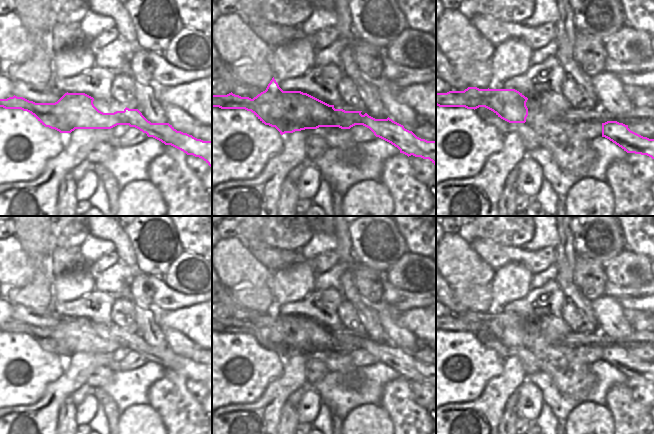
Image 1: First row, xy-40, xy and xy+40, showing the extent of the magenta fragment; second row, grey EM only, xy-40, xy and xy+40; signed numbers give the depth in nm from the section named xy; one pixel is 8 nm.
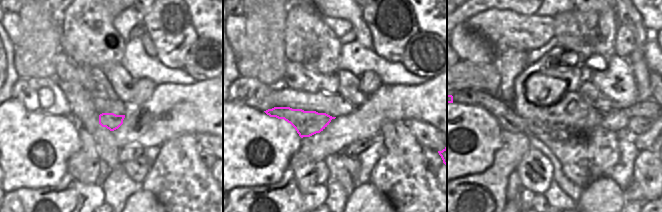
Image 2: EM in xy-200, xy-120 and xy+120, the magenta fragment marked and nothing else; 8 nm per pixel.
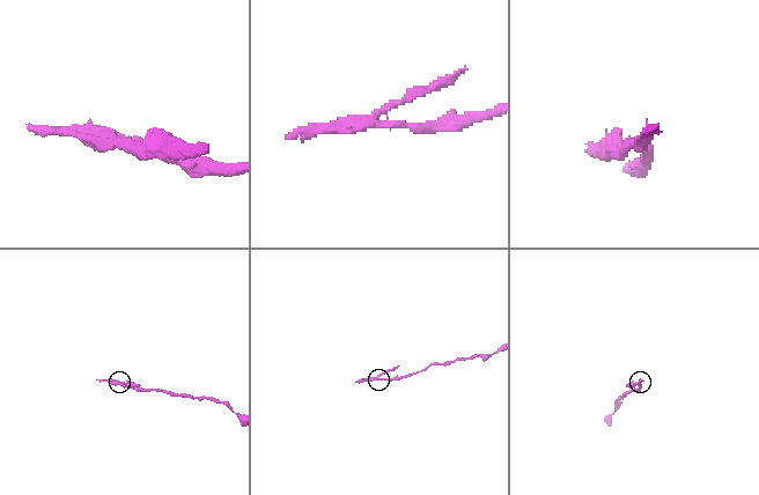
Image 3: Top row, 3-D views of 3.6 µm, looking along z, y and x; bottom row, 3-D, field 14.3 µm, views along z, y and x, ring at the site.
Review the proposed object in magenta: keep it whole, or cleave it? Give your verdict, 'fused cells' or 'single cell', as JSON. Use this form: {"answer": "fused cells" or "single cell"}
{"answer": "fused cells"}

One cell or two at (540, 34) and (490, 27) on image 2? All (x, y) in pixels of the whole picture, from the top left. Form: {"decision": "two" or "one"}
{"decision": "one"}

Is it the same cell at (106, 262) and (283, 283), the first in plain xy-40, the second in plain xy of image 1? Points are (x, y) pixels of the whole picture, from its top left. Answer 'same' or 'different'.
different

